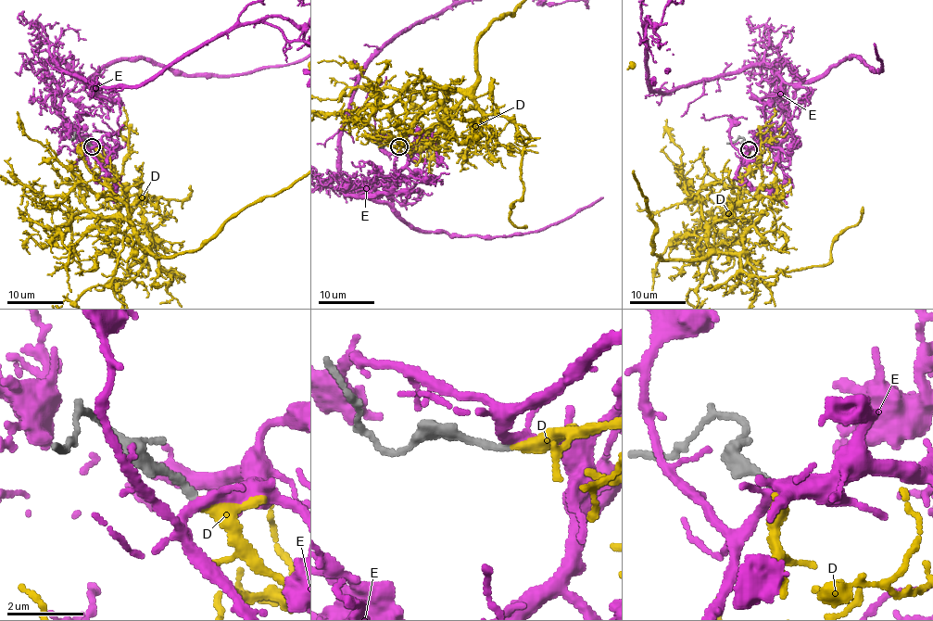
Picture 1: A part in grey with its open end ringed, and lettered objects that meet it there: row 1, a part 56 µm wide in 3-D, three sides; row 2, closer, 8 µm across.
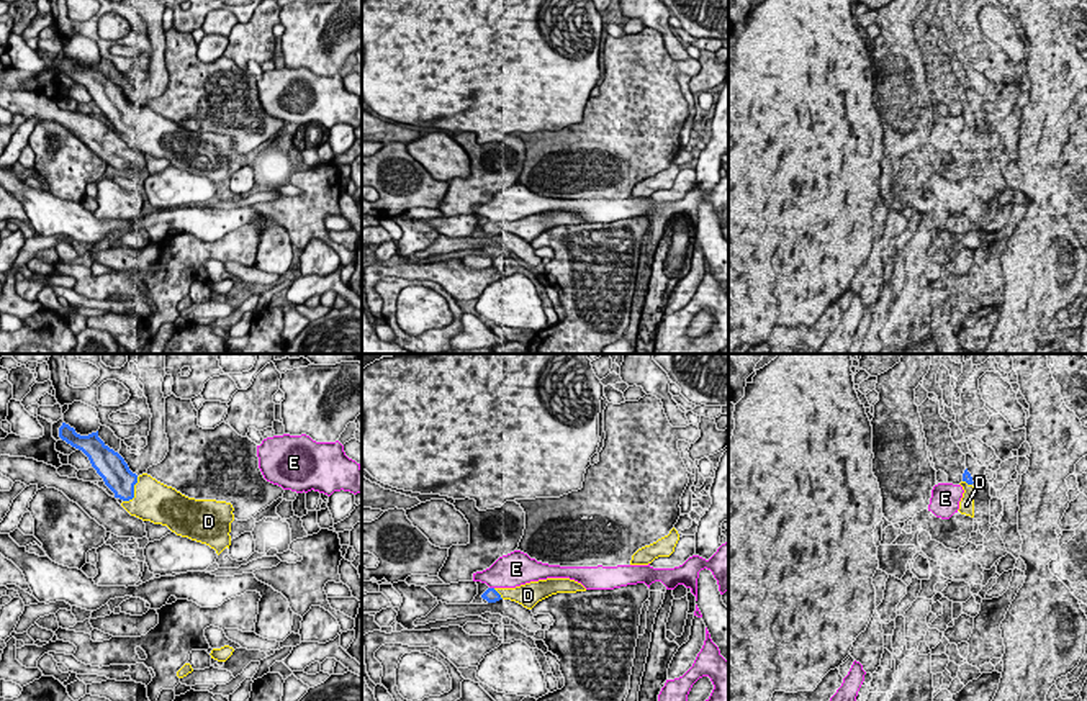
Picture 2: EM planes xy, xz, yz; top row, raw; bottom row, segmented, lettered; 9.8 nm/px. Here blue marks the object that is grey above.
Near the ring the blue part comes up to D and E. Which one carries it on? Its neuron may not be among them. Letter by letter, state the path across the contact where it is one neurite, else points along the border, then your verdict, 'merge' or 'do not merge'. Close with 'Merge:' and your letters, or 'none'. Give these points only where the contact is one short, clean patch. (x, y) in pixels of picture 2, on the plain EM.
D: merge
E: do not merge
Merge: D

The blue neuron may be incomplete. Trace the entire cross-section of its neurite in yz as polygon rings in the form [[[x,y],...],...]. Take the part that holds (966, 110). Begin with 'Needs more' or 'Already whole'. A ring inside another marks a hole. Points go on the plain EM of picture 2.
Needs more. [[[967,102],[963,106],[963,115],[959,116],[964,123],[963,131],[959,134],[959,146],[974,151],[974,120],[972,110]]]

